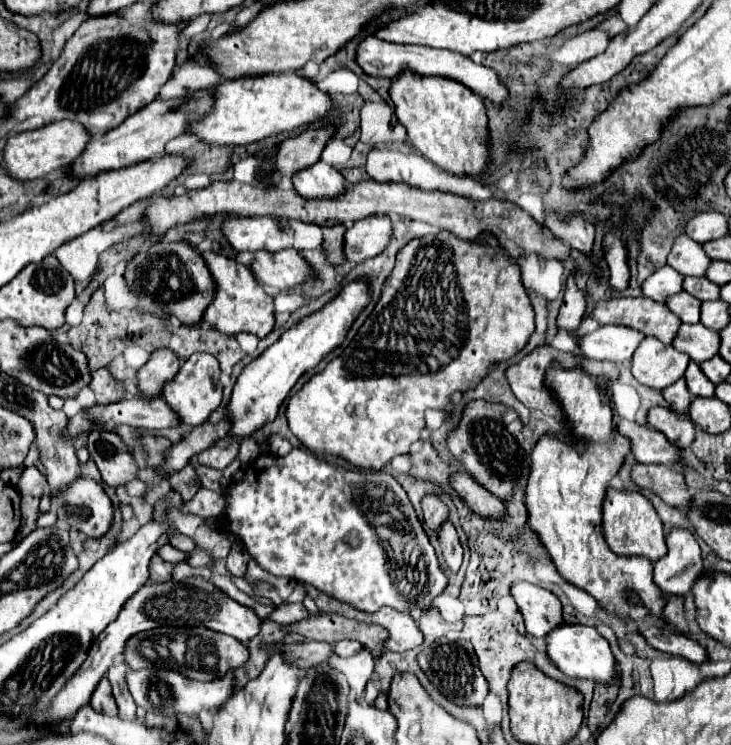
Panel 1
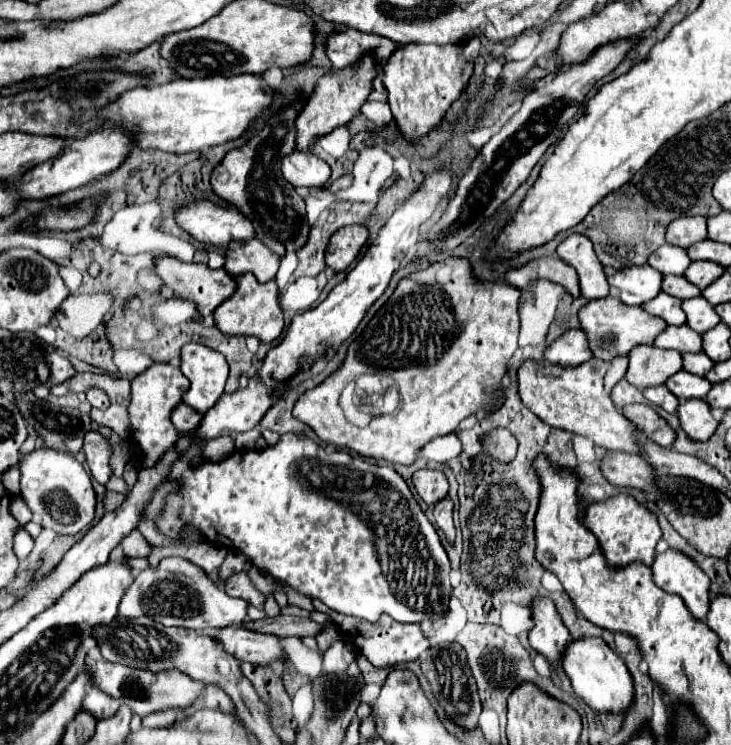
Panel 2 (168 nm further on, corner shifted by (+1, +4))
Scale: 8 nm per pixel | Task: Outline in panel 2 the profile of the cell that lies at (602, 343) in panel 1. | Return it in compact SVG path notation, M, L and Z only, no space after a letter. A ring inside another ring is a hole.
M567 330L545 352L547 362L561 366L577 366L581 362L591 360L591 356L593 354L589 350L589 342L585 342L583 330Z

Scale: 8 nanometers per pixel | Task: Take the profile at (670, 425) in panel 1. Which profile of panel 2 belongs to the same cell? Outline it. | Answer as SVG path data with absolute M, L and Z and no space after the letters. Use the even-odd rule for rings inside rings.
M631 404L623 408L623 414L637 424L637 428L659 446L671 446L675 442L673 428L651 408L645 404Z

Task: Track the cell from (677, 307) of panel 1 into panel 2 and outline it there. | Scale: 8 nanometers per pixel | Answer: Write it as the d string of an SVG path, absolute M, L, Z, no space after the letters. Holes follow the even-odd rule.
M661 292L657 298L653 298L651 302L645 302L643 308L653 314L653 316L659 316L663 318L667 324L675 324L675 326L681 326L685 324L685 312L681 310L681 302L679 298L673 298L665 292Z

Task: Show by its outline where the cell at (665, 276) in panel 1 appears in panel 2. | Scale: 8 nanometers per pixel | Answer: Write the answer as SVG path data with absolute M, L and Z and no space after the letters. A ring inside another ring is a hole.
M629 266L607 278L611 286L619 288L625 304L645 304L661 292L663 274L657 274L651 266Z

